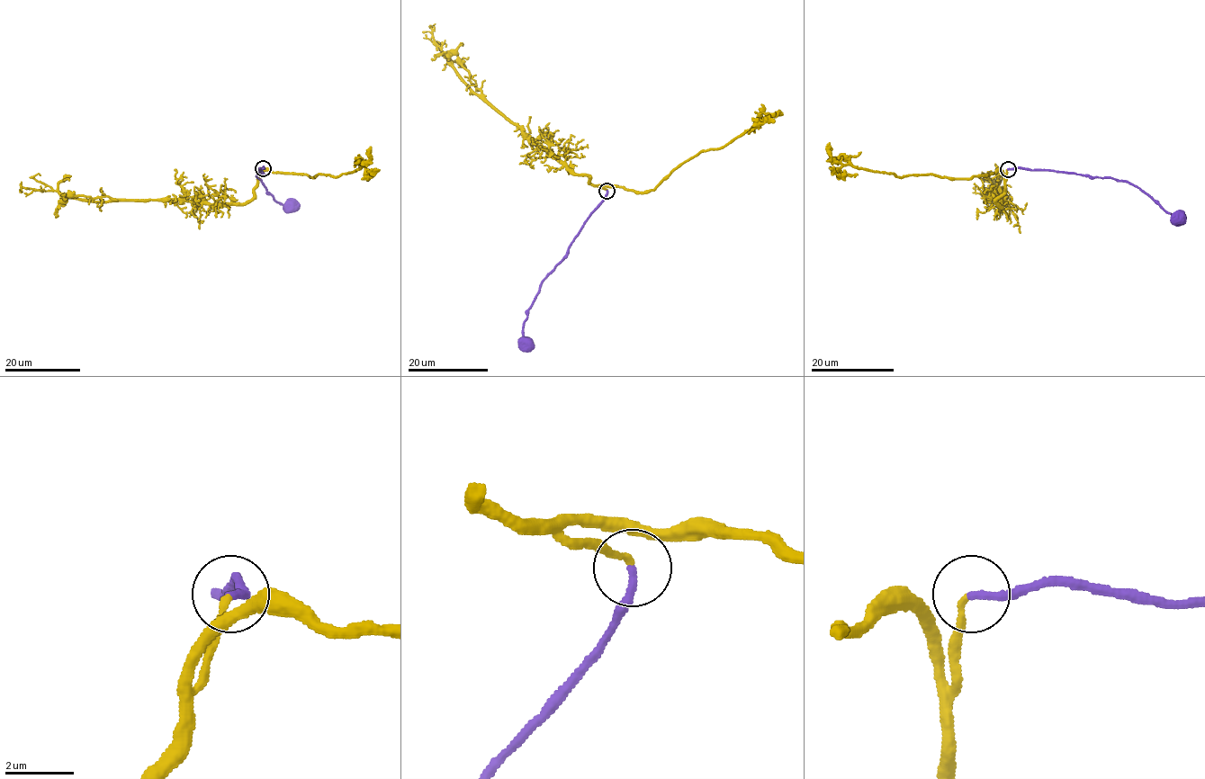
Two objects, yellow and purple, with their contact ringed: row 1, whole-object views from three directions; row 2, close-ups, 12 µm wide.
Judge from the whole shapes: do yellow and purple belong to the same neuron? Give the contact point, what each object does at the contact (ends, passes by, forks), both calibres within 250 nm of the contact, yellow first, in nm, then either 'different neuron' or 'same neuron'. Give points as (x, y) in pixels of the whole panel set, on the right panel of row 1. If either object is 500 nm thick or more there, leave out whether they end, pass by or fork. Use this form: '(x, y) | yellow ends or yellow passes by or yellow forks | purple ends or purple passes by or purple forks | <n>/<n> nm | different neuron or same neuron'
(1008, 169) | yellow ends | purple ends | 180/240 nm | same neuron

